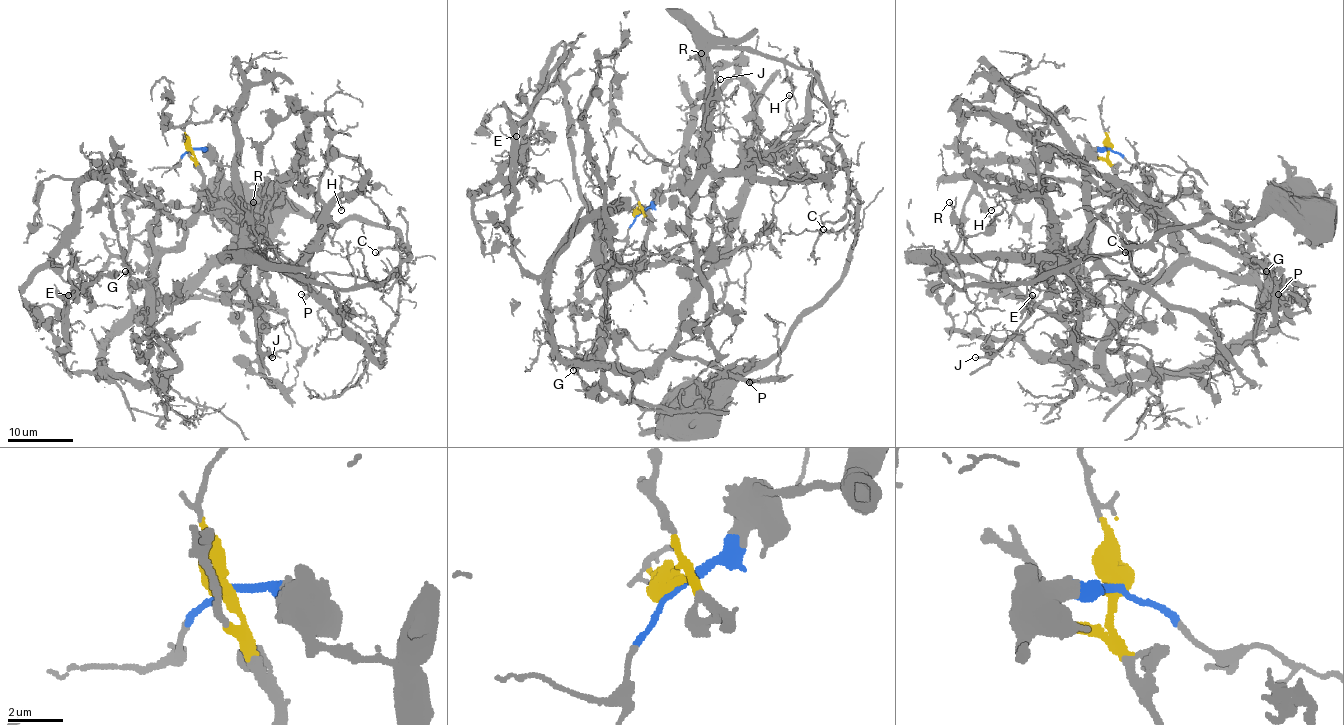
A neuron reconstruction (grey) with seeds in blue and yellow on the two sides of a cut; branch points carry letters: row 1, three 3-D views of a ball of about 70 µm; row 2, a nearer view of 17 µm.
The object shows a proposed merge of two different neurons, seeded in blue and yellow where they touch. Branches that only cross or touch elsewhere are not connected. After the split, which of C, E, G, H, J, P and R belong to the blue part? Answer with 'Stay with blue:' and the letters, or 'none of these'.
Stay with blue: C, H, J, R

